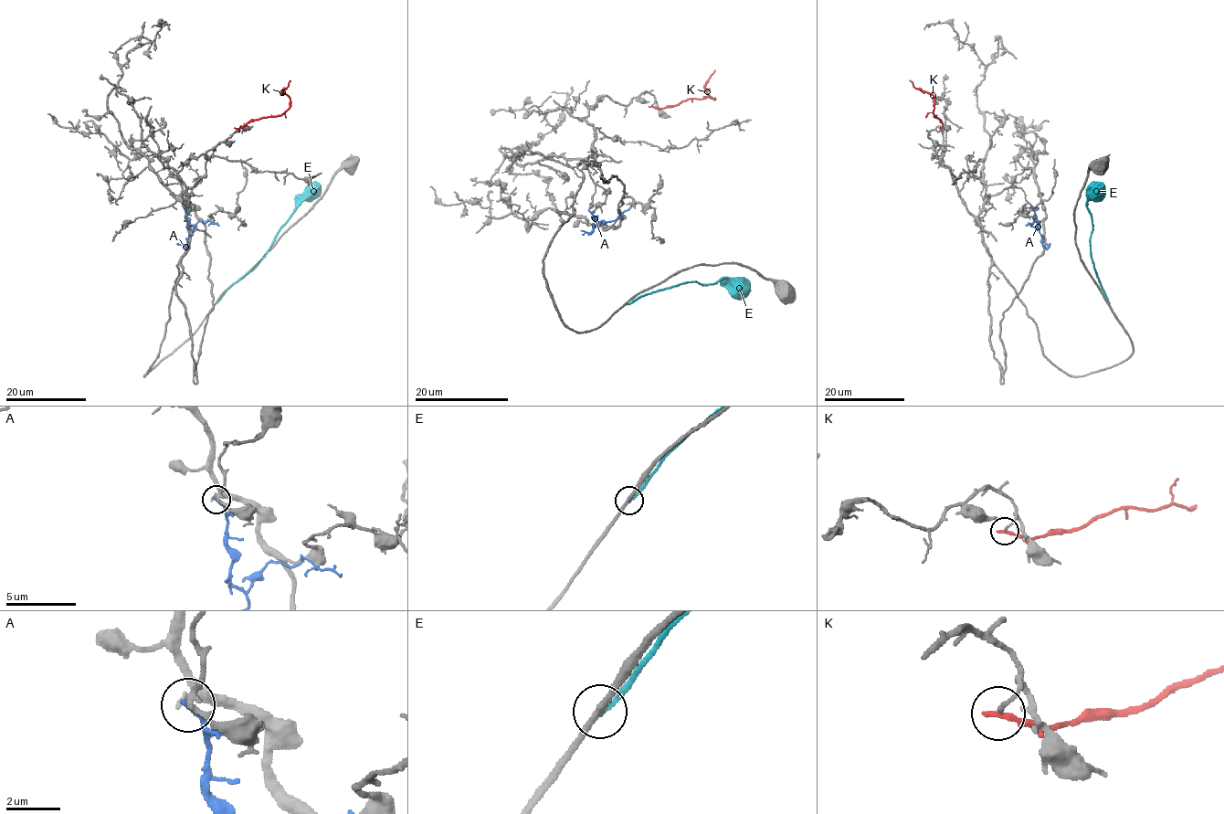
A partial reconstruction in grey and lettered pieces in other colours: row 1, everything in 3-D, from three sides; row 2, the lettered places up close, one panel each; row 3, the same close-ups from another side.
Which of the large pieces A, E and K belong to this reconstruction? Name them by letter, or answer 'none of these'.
none of these

